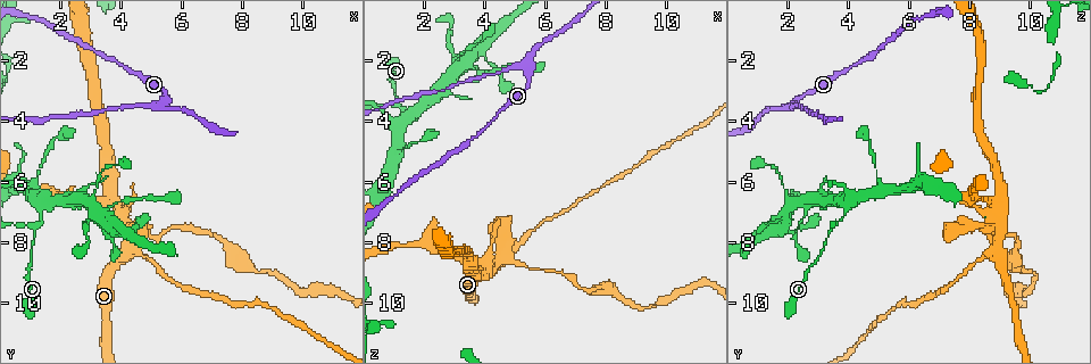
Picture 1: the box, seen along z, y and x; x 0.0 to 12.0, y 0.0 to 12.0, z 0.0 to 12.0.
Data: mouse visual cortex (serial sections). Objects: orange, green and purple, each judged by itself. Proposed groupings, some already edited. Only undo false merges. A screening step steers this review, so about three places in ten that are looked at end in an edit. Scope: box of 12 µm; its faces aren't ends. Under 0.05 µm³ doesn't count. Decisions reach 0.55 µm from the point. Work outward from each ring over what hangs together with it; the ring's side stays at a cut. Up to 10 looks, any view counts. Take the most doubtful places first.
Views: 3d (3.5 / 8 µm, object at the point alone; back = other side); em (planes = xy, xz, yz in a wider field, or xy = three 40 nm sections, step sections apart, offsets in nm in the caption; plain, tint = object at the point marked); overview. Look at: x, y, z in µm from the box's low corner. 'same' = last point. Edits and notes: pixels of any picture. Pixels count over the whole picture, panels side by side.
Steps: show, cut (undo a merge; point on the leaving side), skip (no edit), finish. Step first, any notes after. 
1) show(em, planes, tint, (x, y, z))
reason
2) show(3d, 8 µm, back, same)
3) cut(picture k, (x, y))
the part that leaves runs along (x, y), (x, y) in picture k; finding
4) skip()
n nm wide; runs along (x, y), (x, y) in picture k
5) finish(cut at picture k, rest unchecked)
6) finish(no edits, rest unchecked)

show(3d, 3.5 µm, (1.1, 7.5, 3.5))
thin neck

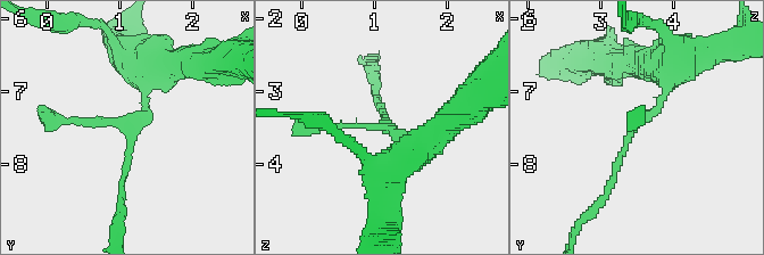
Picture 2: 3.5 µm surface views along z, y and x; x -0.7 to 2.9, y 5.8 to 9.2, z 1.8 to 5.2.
show(em, xy, step 3, tint, (1.15, 7.50, 3.50))
3 arms; arms of 100, 100, 150 nm; now the EM

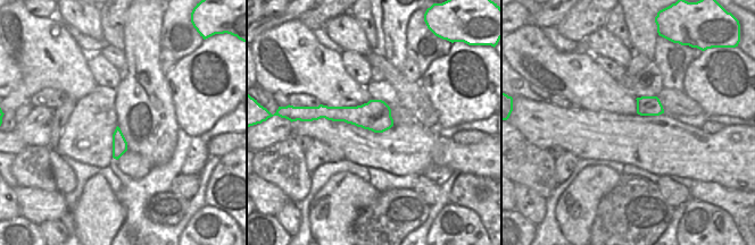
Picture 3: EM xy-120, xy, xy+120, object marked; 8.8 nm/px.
skip()
runs along (604, 198), (630, 131), (659, 107), (669, 72) in picture 2; continuous, no second cell

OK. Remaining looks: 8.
show(3d, 3.5 µm, (4.2, 7.3, 8.8))
abrupt turn

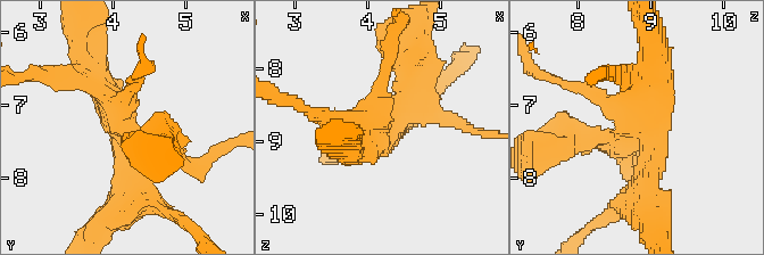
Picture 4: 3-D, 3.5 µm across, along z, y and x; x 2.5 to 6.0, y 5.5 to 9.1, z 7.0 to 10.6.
show(em, xy, step 5, tint, (4.20, 7.35, 8.90))

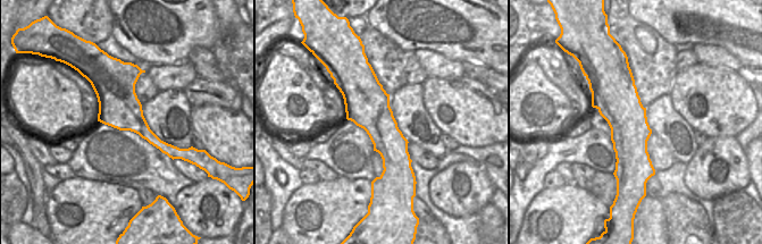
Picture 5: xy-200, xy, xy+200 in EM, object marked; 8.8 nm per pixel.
cut(picture 4, (47, 77))
border along (85, 69), (111, 82), (110, 116) in picture 5; a second cell is stuck on

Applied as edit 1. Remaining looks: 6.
show(overview)

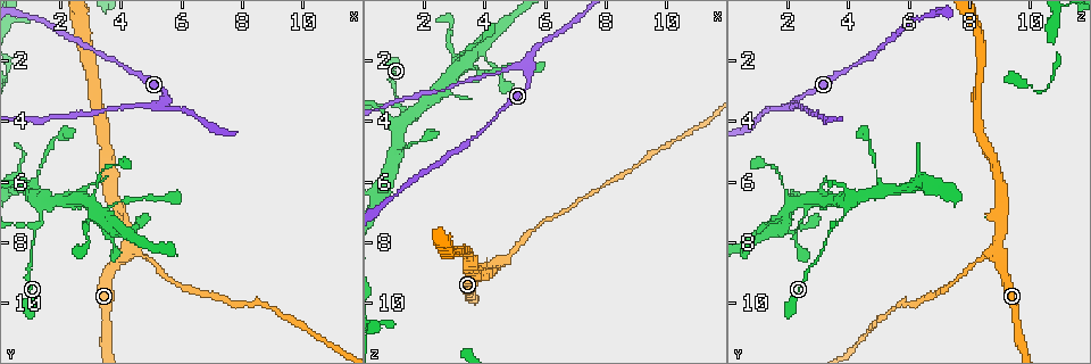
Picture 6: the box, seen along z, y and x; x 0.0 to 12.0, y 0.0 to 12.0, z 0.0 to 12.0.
show(3d, 8 µm, (5.3, 3.3, 2.1))
abrupt turn

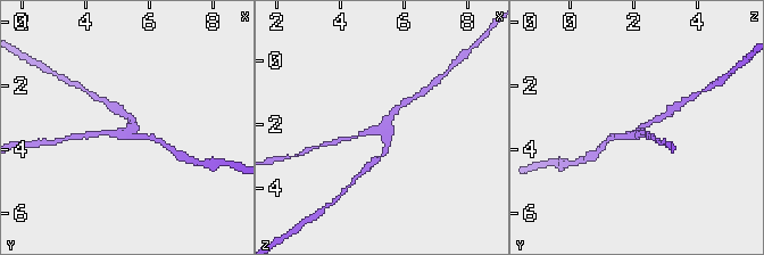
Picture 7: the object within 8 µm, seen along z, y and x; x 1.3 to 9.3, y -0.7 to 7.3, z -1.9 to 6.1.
show(em, xy, step 3, tint, (5.4, 3.3, 2.3))
3 arms; arms of 150, 200, 200 nm; shape alone is not enough

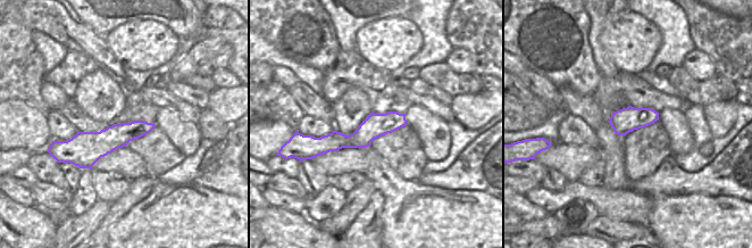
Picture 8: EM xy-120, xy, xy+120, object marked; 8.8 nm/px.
skip()
runs along (402, 116), (356, 140), (318, 140) in picture 8; continuous, no second cell

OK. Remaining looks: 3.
show(3d, 3.5 µm, (3.2, 6.0, 1.8))
thin neck

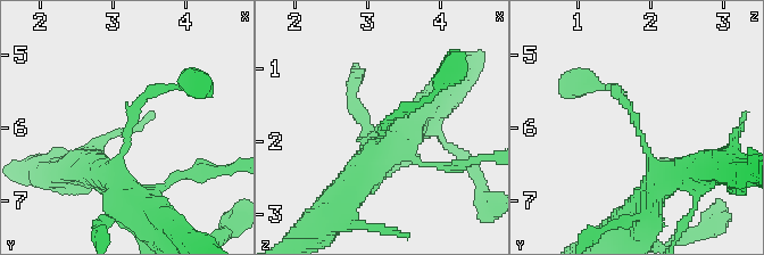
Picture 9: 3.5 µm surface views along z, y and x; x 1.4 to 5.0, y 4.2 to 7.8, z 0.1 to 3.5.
show(em, xy, step 2, tint, (3.25, 5.90, 1.80))
arms of 150, 250 nm

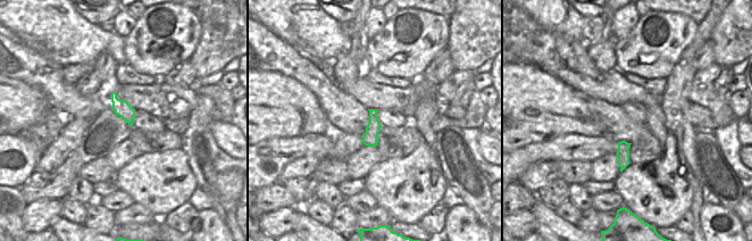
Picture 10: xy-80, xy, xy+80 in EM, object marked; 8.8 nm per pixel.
skip()
runs along (113, 178), (133, 108), (179, 87) in picture 9; one cell here

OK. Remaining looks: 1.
finish(cut at picture 4, rest unchecked)

